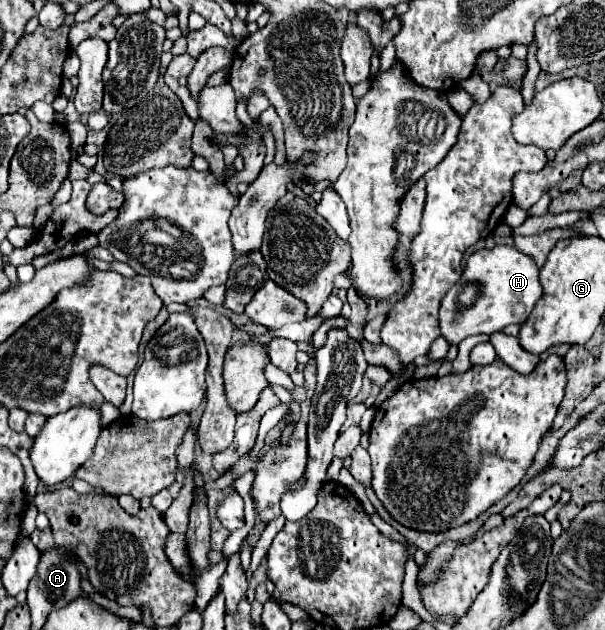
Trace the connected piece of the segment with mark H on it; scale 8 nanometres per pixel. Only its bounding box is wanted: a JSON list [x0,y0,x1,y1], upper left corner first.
[439,245,543,345]

